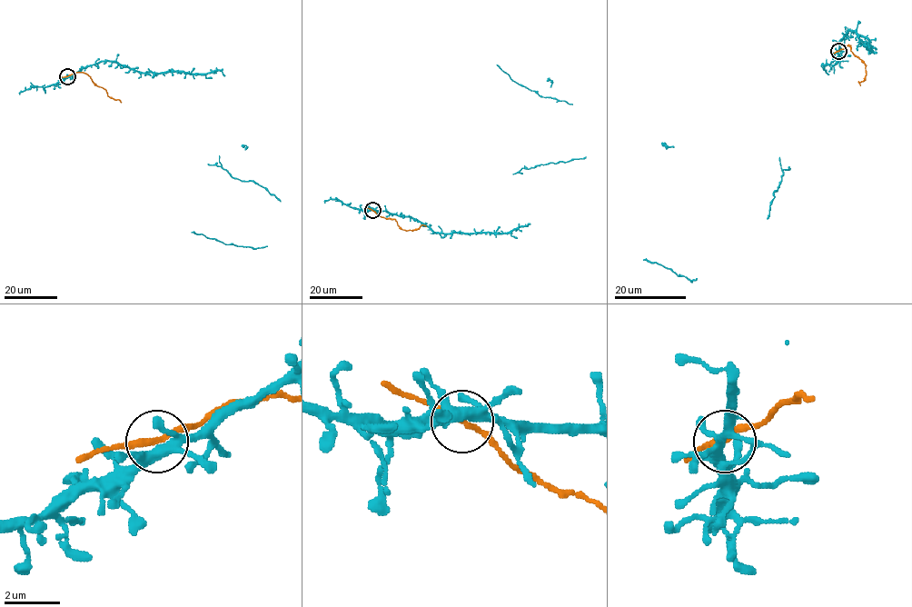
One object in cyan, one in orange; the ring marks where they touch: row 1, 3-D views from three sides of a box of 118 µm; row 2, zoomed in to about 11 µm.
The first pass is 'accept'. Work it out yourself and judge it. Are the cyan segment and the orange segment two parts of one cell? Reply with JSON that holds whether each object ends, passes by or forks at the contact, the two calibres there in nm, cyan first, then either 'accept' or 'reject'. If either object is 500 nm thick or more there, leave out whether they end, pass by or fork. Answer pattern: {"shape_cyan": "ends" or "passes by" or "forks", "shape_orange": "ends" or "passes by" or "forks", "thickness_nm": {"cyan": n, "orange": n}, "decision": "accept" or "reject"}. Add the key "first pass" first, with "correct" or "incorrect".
{"first pass": "correct", "shape_cyan": "forks", "shape_orange": "passes by", "thickness_nm": {"cyan": 340, "orange": 190}, "decision": "accept"}

